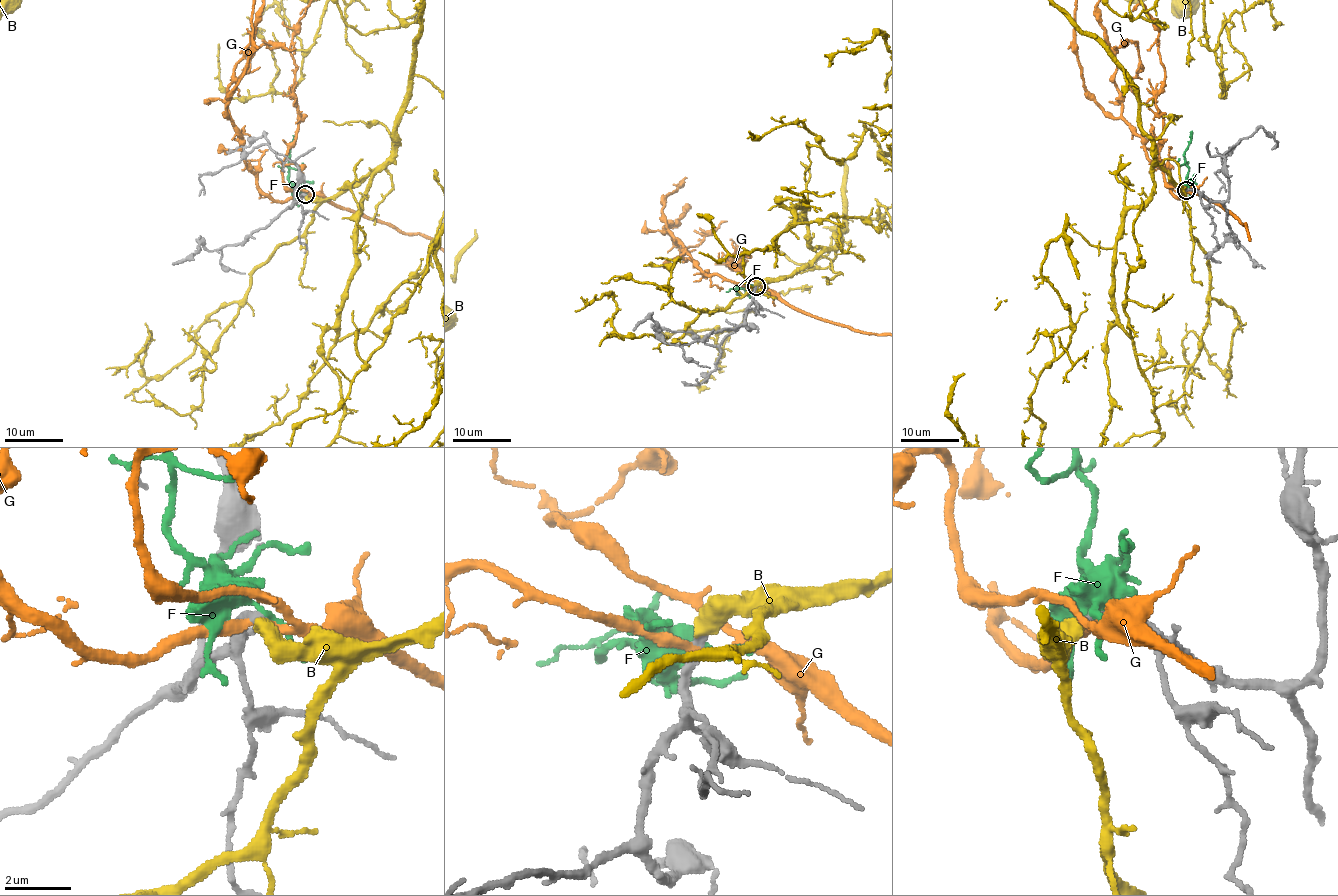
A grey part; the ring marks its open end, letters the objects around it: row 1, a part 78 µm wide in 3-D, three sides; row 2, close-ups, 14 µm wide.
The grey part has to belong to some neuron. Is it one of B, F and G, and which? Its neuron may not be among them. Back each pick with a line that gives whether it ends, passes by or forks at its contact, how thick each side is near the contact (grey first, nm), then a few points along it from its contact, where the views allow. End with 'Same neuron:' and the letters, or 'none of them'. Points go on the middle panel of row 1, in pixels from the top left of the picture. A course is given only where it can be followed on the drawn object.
B: it ends there; 260 nm thick on the grey side, 550 nm on the other
Same neuron: B

